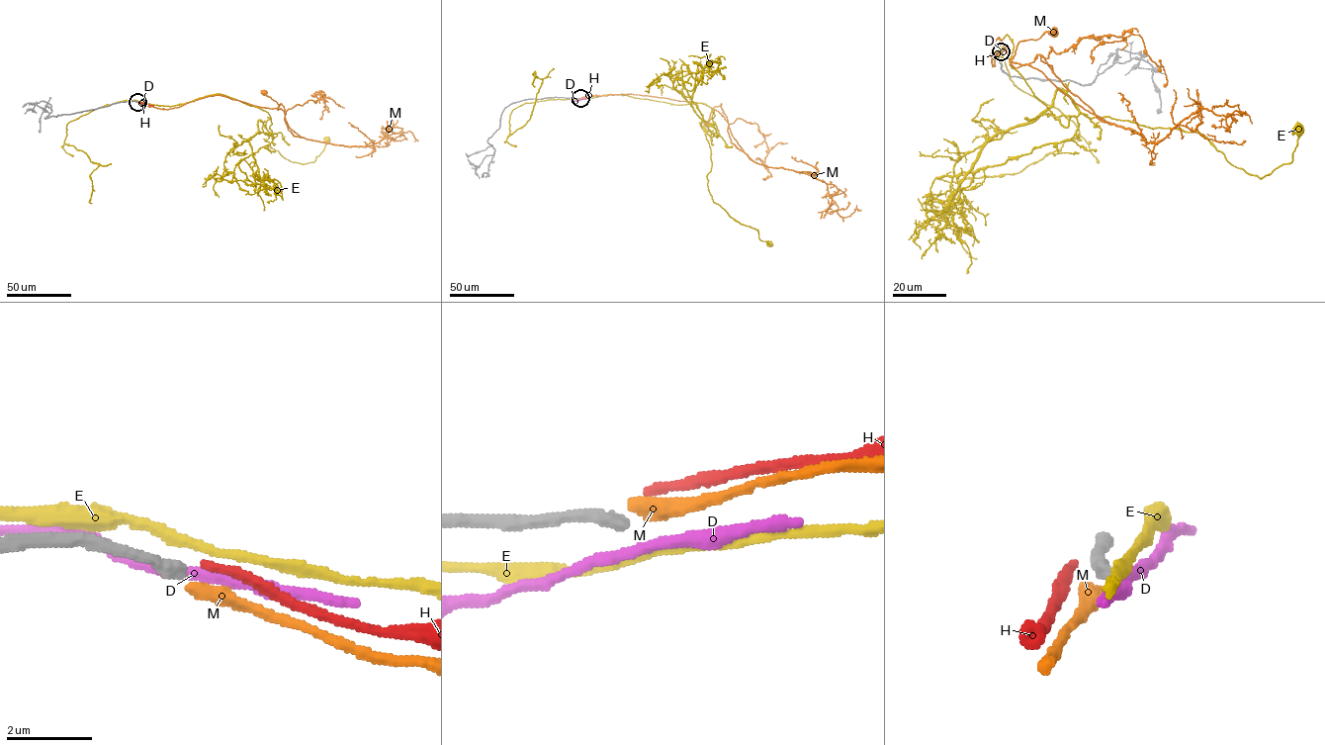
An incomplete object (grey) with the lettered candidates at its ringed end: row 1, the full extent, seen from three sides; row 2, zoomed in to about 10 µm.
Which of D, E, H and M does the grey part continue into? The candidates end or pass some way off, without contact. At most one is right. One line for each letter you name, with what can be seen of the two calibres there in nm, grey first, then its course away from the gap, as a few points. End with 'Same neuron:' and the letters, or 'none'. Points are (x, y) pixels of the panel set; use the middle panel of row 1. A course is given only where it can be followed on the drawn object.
Same neuron: none

